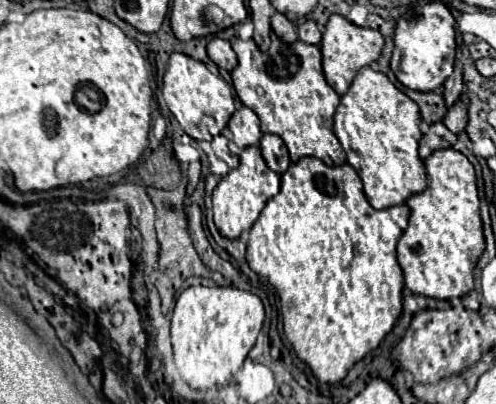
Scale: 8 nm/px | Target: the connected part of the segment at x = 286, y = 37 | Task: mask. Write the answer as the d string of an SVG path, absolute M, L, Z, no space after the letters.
M275 12L275 16L271 18L271 28L275 30L275 34L283 40L283 42L295 42L297 40L297 30L295 30L295 26L291 24L291 20L285 16L285 14L281 14L281 12Z

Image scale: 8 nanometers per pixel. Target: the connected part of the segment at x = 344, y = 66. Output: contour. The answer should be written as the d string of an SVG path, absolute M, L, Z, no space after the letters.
M333 14L325 26L325 34L321 40L321 54L323 54L323 72L325 78L329 82L329 86L337 92L337 94L345 94L349 90L351 80L355 78L355 74L369 66L371 62L375 62L381 54L383 48L383 36L367 26L357 26L351 24L347 18L343 18L341 14Z

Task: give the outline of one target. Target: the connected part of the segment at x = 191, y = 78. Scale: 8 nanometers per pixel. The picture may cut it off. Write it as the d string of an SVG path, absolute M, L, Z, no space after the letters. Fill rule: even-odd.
M179 52L171 54L169 58L169 68L163 78L163 98L177 122L181 124L181 128L195 140L203 140L201 126L208 127L211 135L219 134L227 126L231 114L235 112L231 86L221 76L213 74L203 62Z

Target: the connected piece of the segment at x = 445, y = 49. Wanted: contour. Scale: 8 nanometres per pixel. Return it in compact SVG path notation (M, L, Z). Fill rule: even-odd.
M443 2L409 8L395 24L391 70L397 80L411 90L431 92L443 86L453 72L455 62L455 18Z

